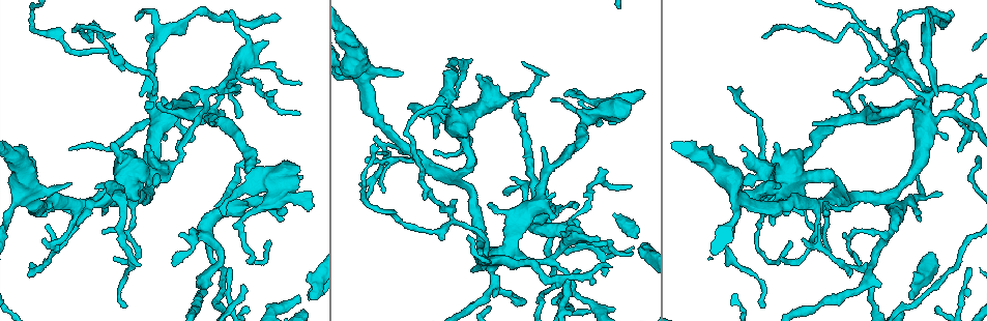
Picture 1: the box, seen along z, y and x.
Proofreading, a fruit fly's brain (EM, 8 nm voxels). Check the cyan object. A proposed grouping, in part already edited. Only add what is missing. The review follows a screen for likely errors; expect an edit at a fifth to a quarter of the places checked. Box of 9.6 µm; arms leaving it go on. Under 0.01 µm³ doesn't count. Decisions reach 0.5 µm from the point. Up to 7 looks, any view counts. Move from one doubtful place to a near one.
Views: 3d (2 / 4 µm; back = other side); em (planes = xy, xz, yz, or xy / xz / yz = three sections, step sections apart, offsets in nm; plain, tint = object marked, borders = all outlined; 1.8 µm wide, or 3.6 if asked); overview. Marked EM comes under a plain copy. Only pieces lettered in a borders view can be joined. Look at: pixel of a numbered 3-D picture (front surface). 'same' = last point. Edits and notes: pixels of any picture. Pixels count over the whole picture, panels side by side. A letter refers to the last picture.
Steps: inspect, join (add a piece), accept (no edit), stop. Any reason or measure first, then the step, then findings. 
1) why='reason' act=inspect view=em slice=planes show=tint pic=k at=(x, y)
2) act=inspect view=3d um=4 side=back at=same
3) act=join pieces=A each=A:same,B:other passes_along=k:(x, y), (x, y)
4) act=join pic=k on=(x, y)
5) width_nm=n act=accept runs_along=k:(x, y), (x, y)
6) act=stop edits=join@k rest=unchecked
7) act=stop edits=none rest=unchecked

why='thin end' act=inspect view=em slice=xz step=4 show=borders pic=1 at=(378, 138)

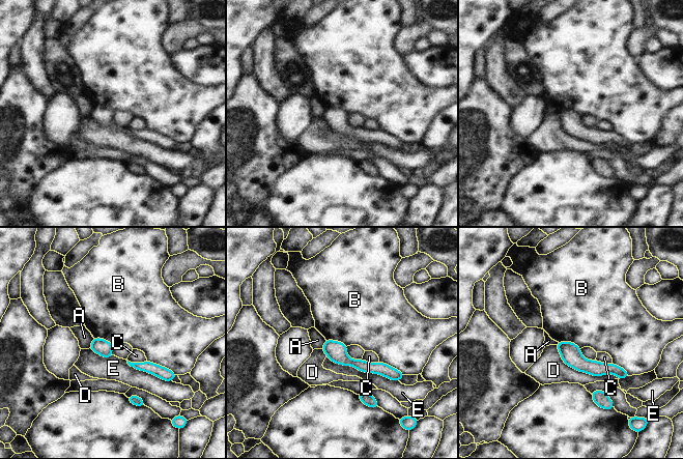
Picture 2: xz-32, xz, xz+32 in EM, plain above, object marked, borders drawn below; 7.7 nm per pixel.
why='cut it another way' act=inspect view=em slice=planes show=borders at=same

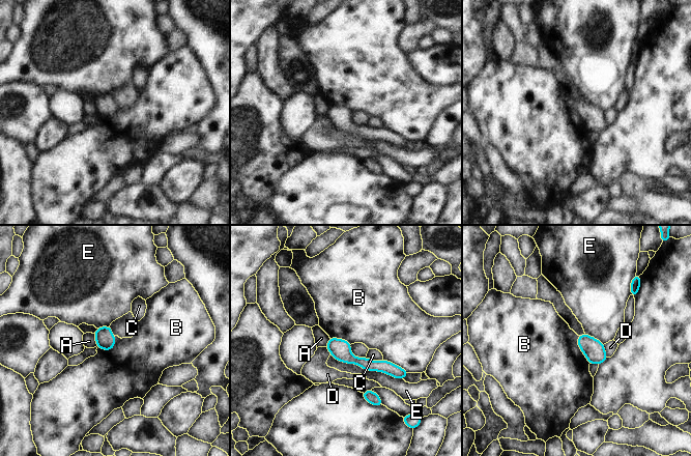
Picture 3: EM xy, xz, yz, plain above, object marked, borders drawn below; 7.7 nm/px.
act=accept each=A:other,B:other,C:other,D:other,E:other found='no lettered piece goes on from it'

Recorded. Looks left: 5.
why='thin arm on a thick one' act=inspect view=3d um=4 pic=1 at=(440, 113)

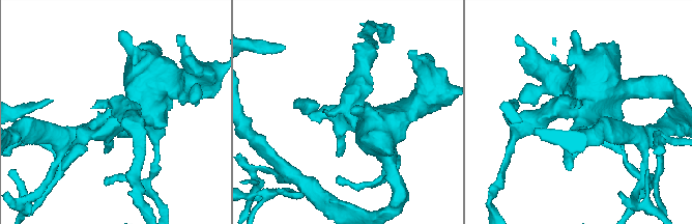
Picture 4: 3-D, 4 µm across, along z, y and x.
why='shape alone is not enough' act=inspect view=em slice=planes show=tint pic=4 at=(110, 125)

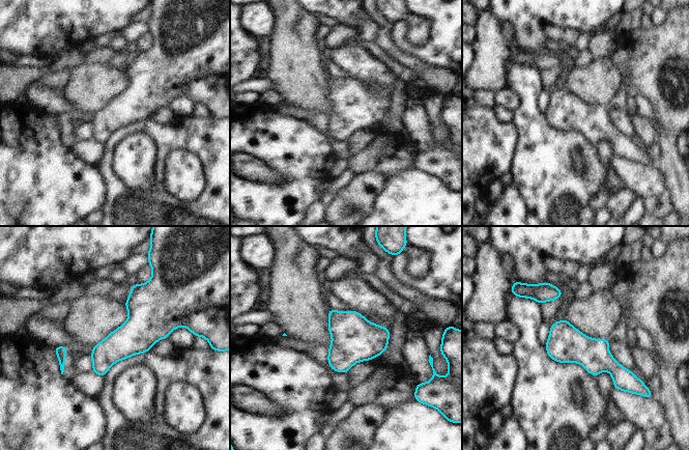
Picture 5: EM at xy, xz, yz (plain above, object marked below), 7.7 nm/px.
act=inspect view=em slice=planes show=borders at=same

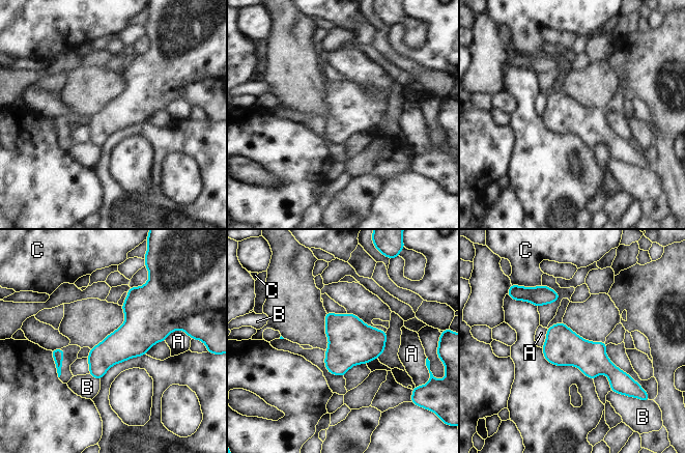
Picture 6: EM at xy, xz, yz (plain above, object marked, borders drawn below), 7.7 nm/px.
width_nm=280 act=accept each=A:other,B:other,C:other border=6:(326, 311), (346, 313) found='none of them fits'

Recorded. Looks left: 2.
why='free end' act=inspect view=em slice=planes show=borders pic=1 at=(604, 170)

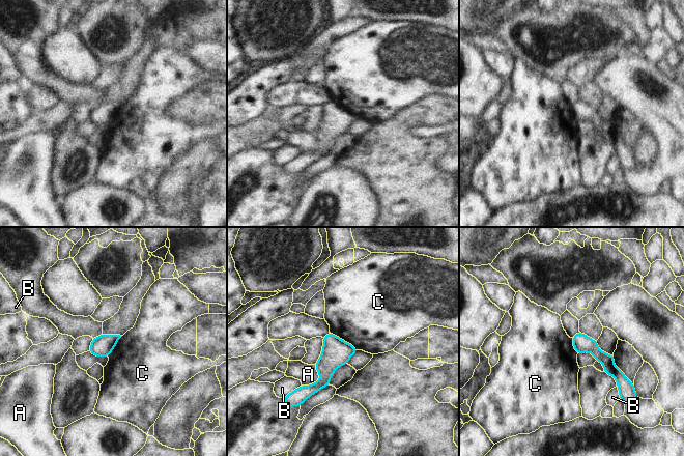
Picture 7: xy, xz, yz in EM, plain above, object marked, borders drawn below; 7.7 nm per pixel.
act=accept each=A:other,B:other,C:other found='none of them fits'

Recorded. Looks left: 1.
act=stop edits=none rest=unchecked

